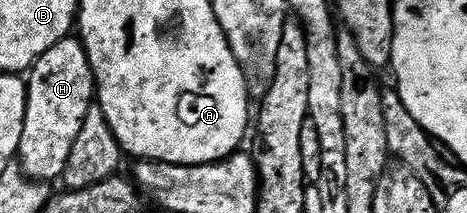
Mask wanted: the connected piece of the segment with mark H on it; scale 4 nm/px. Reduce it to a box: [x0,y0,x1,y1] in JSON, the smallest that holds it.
[16,36,96,184]

